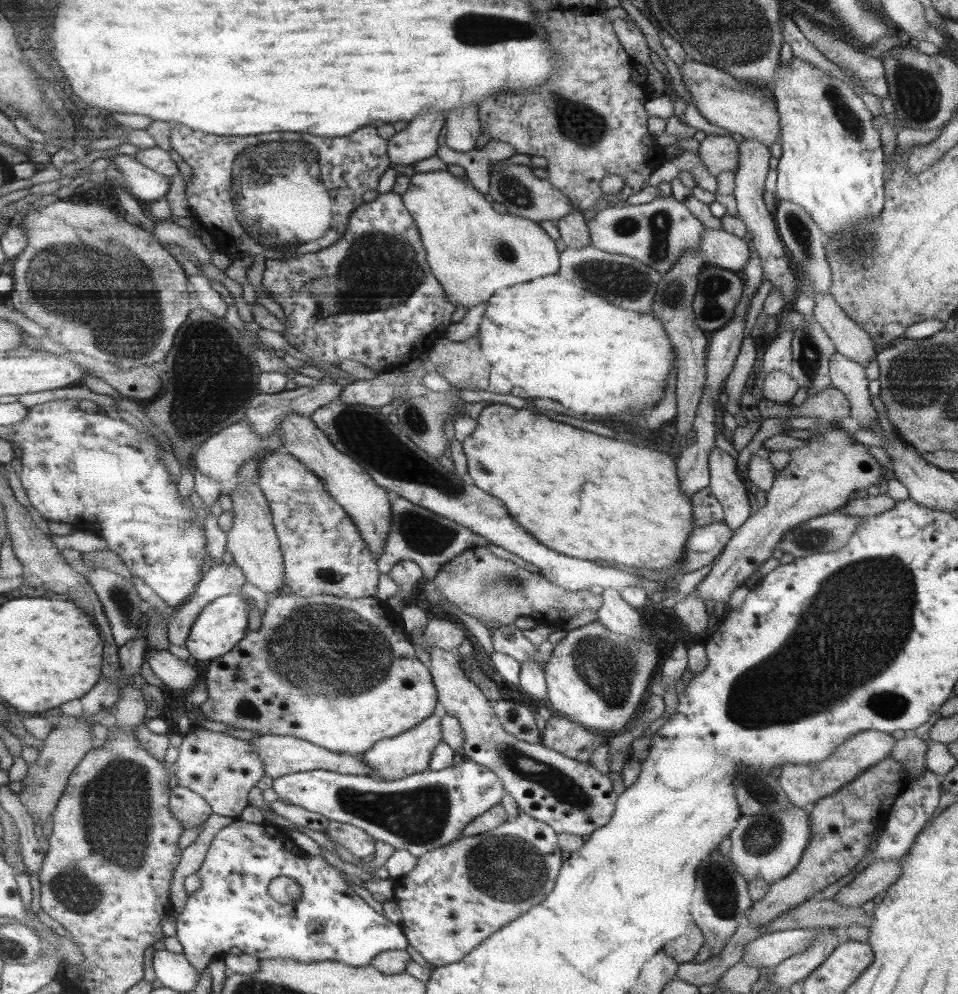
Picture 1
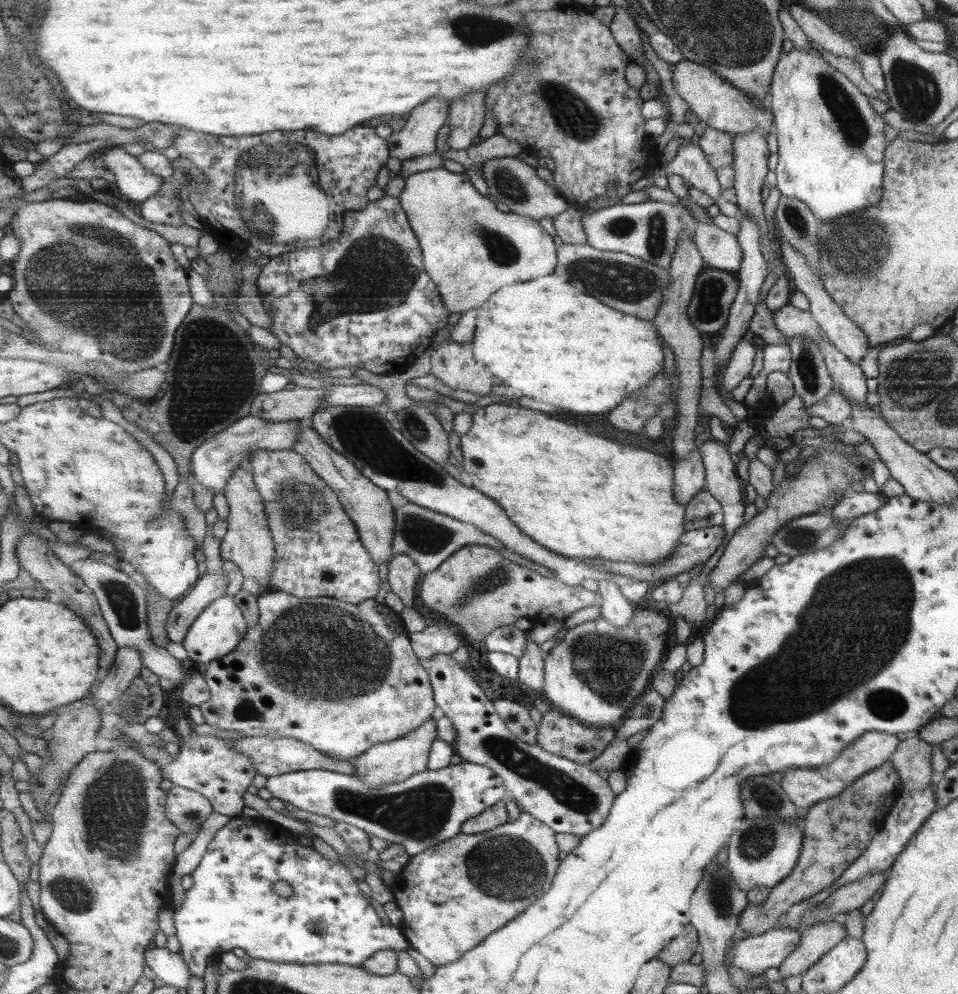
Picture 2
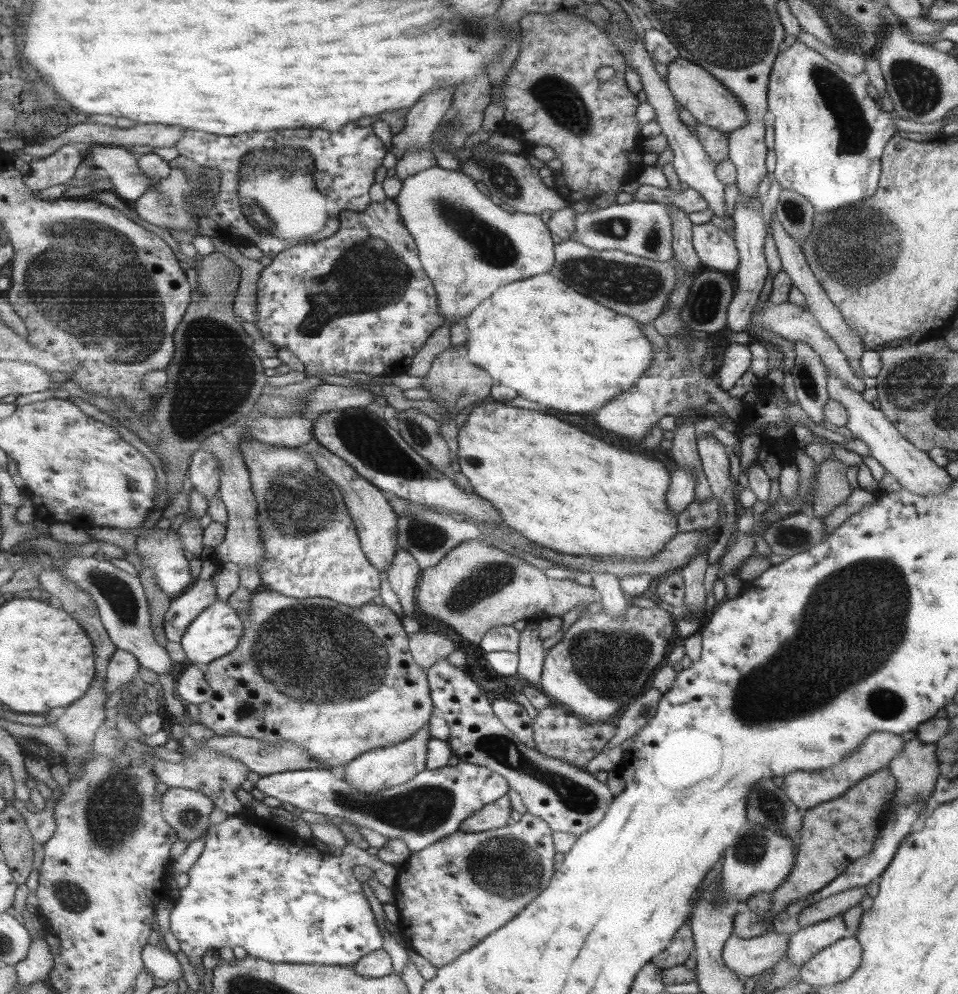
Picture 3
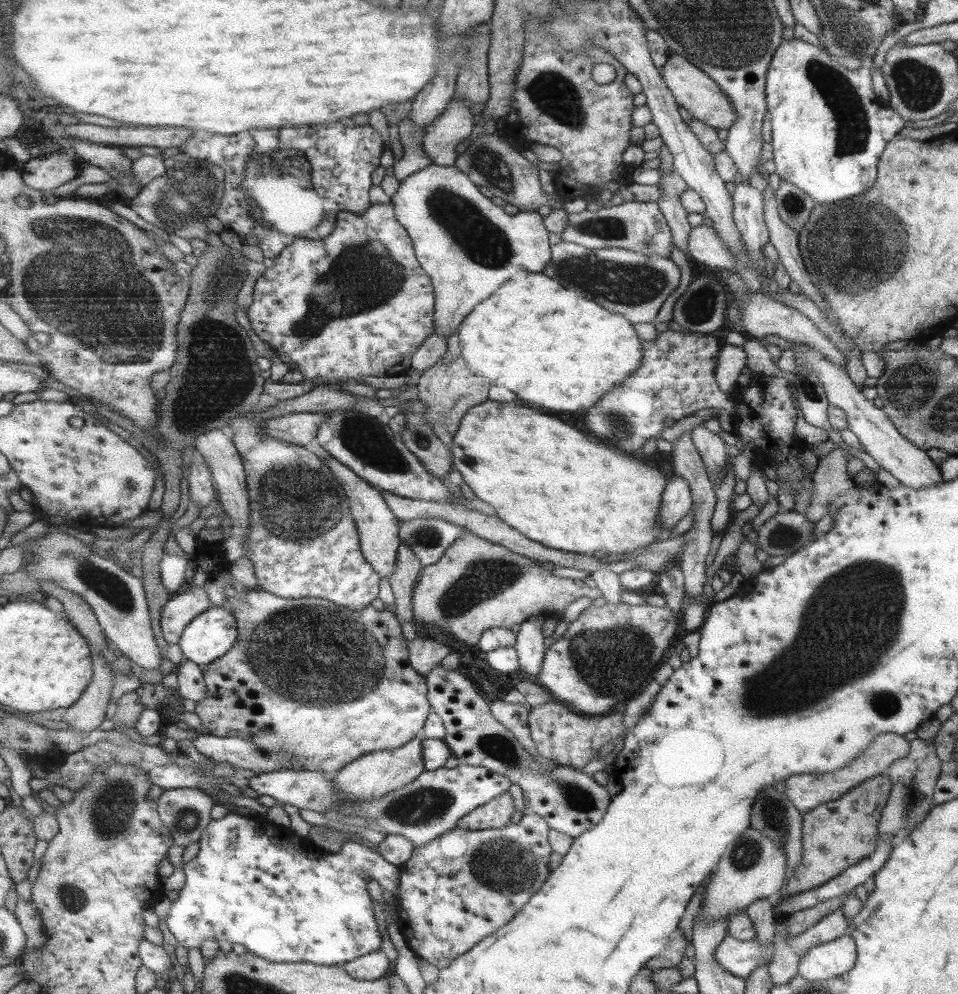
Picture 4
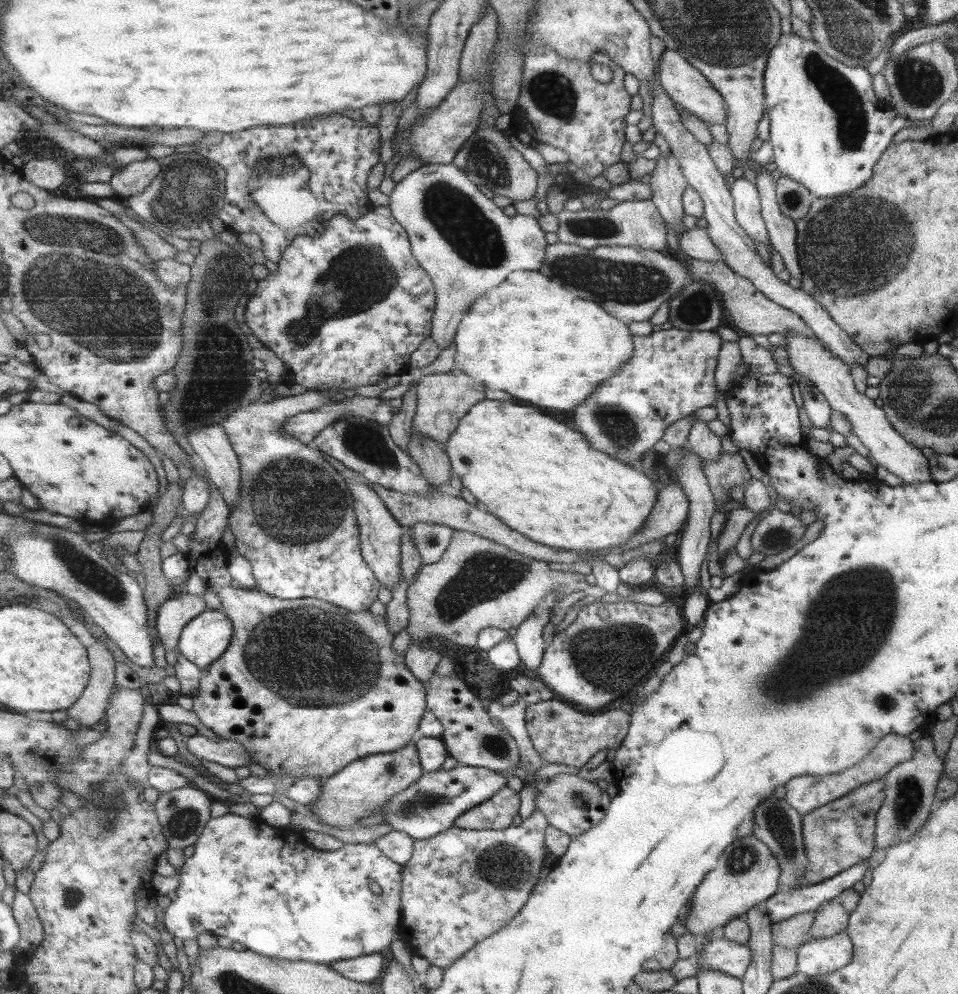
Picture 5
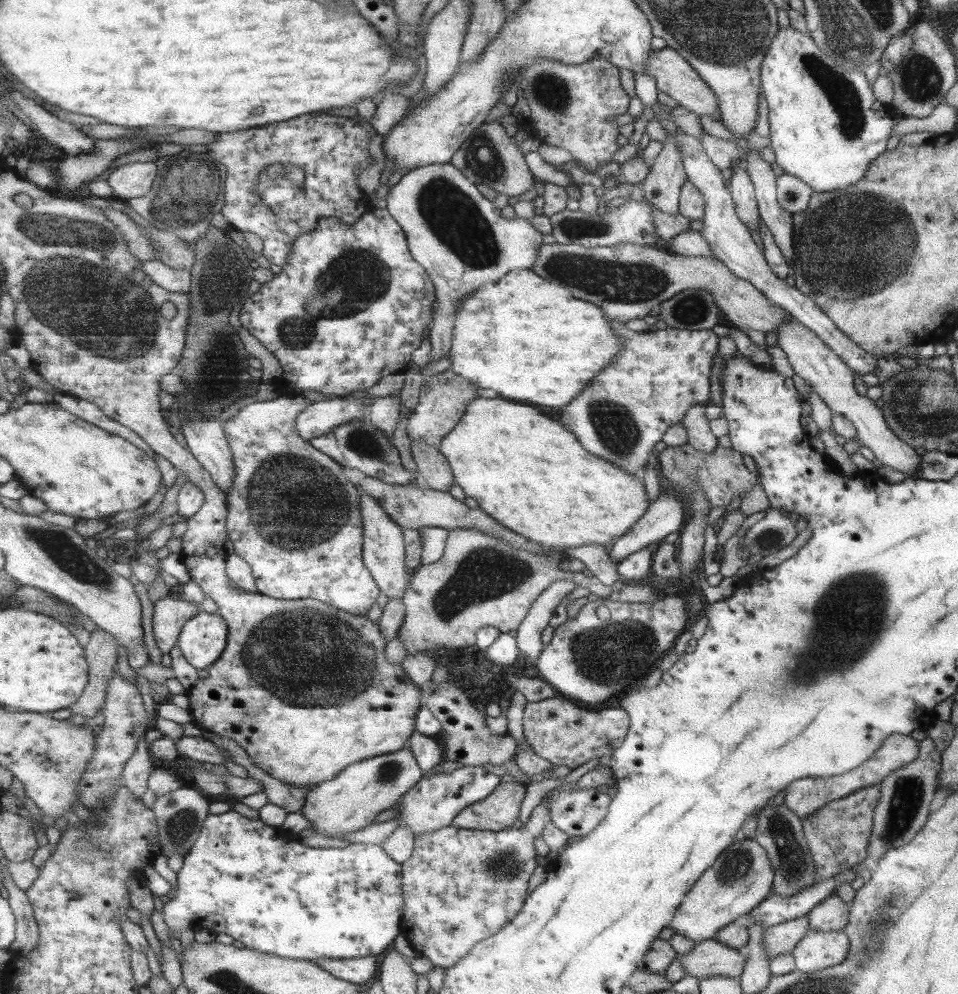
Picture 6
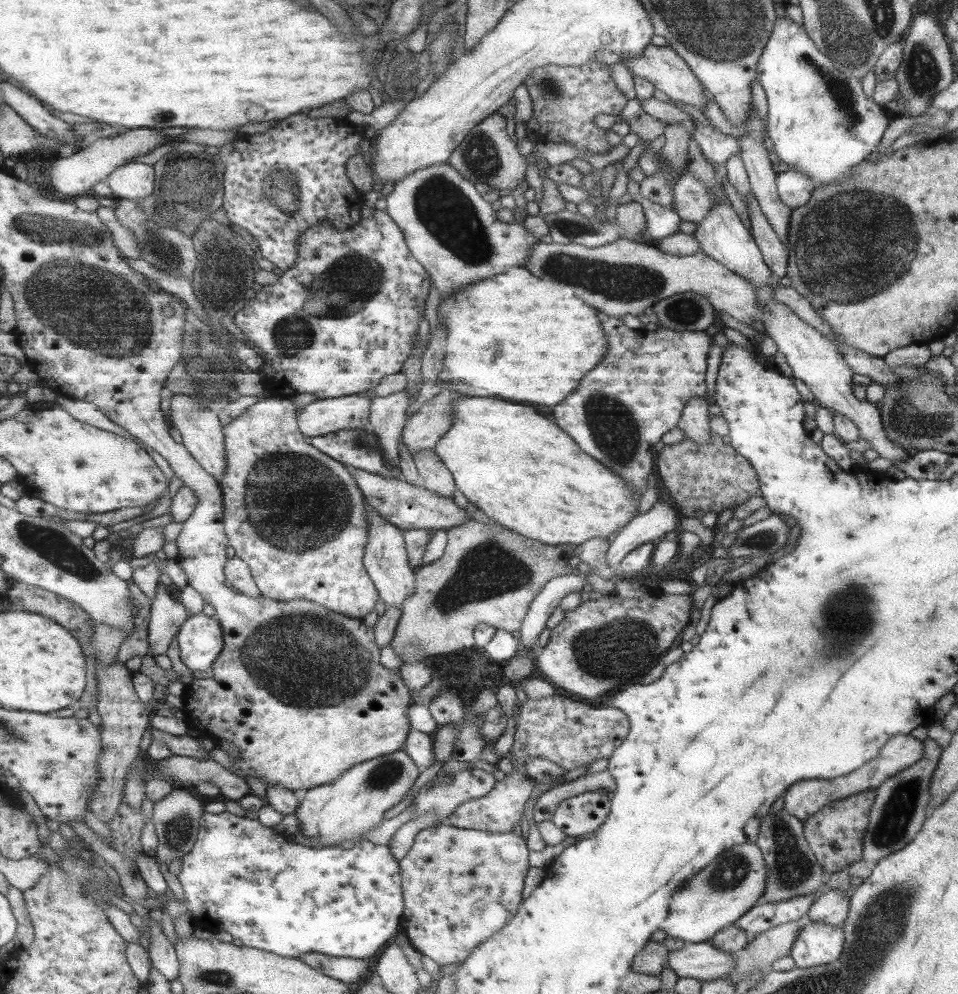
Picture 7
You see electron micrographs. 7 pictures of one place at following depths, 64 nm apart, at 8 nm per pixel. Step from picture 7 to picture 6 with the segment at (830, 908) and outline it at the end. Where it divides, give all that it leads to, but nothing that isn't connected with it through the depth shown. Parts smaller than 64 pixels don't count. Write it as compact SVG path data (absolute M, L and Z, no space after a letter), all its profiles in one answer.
M830 894L806 915L808 926L823 932L842 929L847 924L848 908L838 895Z

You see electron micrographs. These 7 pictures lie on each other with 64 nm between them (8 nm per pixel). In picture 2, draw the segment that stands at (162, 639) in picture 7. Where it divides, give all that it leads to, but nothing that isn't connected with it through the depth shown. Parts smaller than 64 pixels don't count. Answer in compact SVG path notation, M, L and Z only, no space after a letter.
M221 571L203 574L195 588L185 598L174 603L168 618L167 628L170 640L183 645L185 637L198 616L218 598L225 595L227 576L222 577Z

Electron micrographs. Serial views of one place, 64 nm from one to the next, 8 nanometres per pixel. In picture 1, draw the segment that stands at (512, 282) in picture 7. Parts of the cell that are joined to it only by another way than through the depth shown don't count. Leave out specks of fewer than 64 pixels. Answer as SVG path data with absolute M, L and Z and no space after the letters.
M558 274L499 290L487 302L487 312L478 332L481 354L494 370L507 376L513 387L529 392L531 399L551 398L565 408L591 416L615 416L619 412L641 412L661 398L673 352L661 321L652 313L627 312L607 304L579 285Z

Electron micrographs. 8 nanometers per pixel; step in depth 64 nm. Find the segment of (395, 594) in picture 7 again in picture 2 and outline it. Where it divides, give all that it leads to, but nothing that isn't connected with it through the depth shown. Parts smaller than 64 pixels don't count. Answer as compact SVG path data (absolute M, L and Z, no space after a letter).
M298 420L299 437L293 450L299 452L311 463L339 496L346 512L355 521L363 544L371 553L372 559L379 565L394 558L394 538L398 530L398 518L396 509L389 502L387 489L381 488L373 480L367 478L352 460L344 454L337 452L331 445L325 443L325 439L317 433L310 420Z

